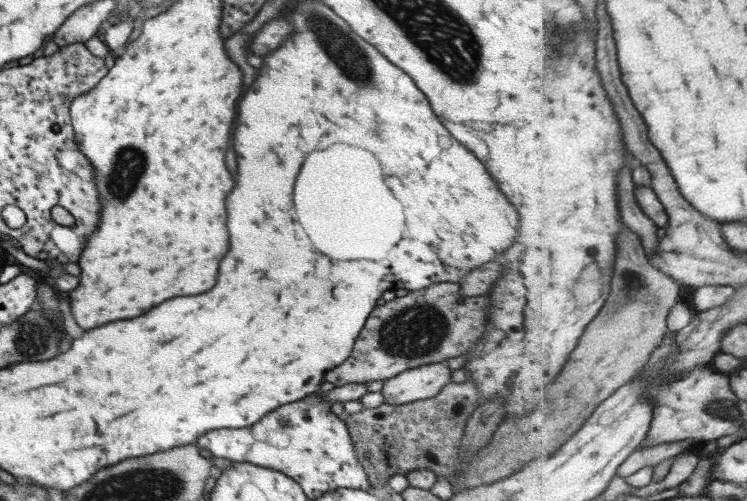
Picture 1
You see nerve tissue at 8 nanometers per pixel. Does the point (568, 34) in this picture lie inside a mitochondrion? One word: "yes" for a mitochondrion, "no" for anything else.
yes

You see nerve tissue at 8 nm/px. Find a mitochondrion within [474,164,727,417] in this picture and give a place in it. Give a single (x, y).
(629, 289)

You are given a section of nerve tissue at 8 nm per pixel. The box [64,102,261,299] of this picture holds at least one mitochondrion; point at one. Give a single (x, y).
(129, 165)

